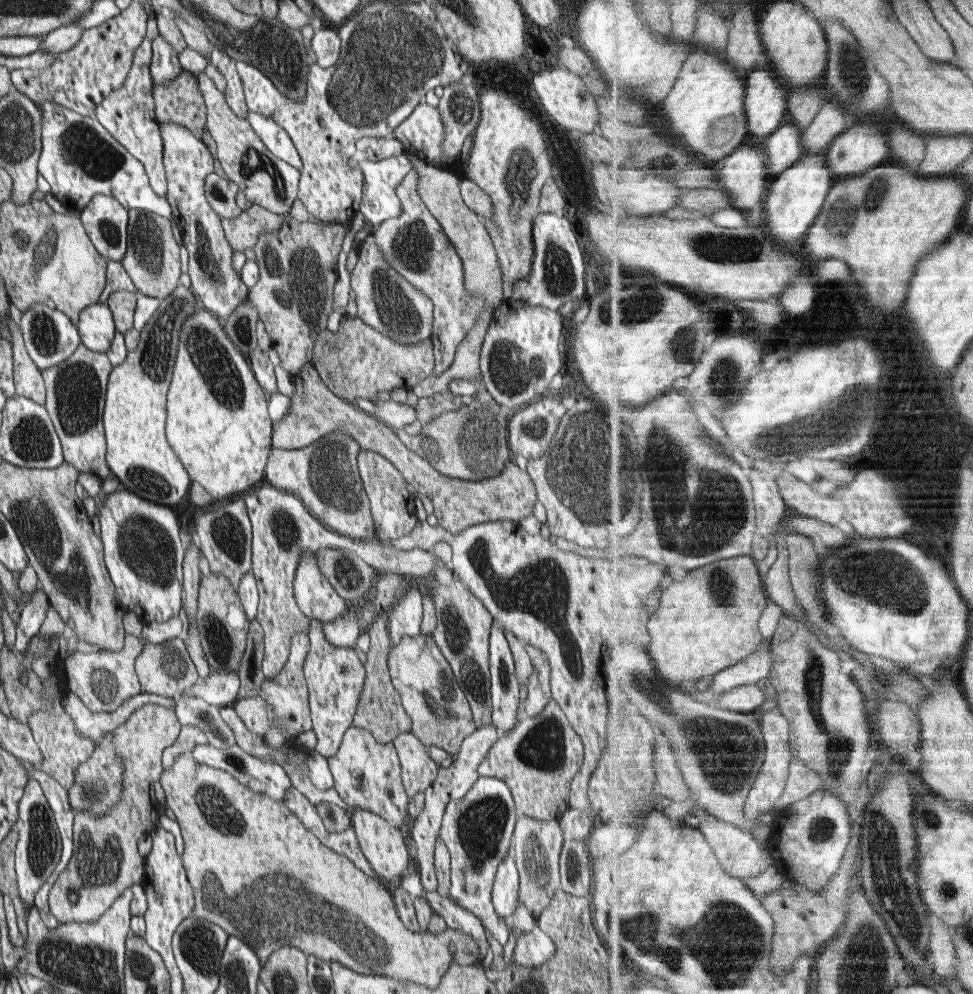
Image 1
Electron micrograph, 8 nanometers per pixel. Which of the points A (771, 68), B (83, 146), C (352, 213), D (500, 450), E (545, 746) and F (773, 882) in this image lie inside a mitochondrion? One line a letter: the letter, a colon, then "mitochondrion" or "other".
A: other
B: mitochondrion
C: other
D: mitochondrion
E: mitochondrion
F: other

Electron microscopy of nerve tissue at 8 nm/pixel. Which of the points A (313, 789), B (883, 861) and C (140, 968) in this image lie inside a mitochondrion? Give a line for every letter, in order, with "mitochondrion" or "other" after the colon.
A: other
B: mitochondrion
C: mitochondrion

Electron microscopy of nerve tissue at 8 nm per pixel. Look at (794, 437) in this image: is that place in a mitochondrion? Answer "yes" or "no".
yes

